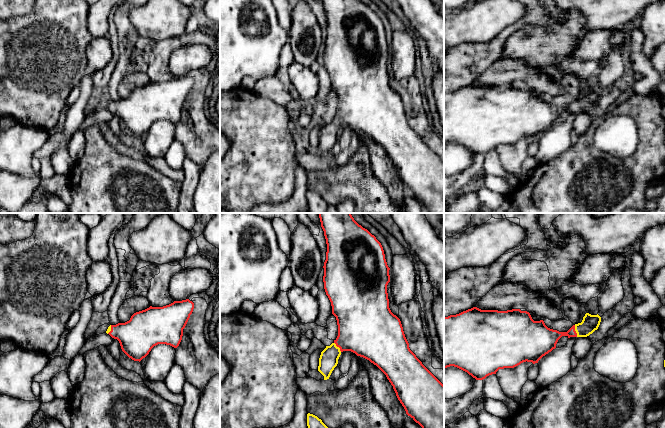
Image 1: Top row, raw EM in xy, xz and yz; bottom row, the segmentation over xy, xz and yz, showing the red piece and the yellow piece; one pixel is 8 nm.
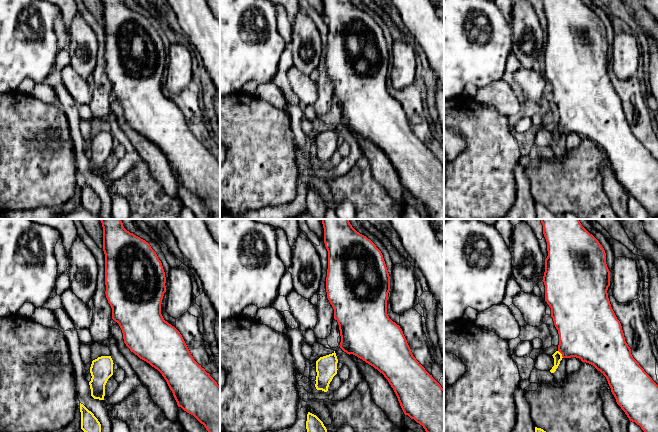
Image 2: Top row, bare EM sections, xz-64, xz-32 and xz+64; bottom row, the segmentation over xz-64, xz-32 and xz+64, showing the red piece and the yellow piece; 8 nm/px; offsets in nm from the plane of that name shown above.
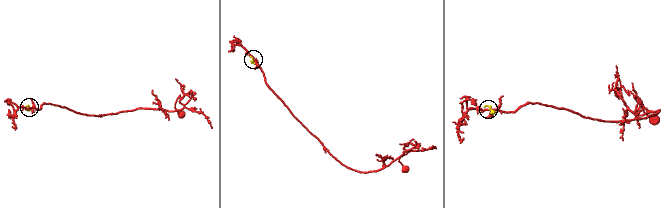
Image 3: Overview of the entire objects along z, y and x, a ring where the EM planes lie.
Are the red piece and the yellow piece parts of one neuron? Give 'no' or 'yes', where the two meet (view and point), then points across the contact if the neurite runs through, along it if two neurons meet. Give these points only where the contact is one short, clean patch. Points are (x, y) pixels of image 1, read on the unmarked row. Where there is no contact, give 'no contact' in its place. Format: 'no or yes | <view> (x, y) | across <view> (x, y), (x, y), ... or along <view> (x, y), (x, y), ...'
yes | yz (575, 107) | across yz (545, 115), (554, 111), (575, 107), (584, 105), (590, 99)

